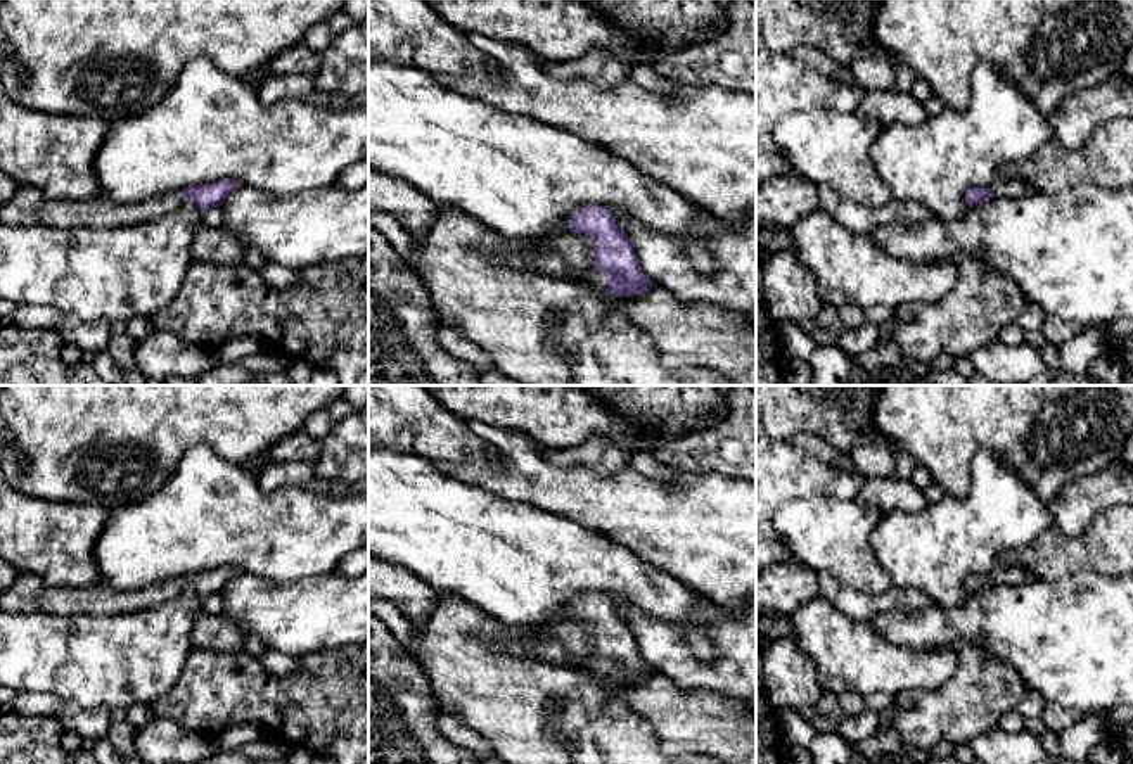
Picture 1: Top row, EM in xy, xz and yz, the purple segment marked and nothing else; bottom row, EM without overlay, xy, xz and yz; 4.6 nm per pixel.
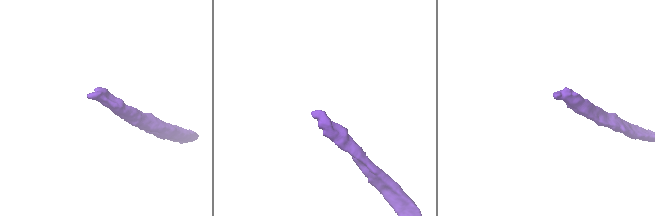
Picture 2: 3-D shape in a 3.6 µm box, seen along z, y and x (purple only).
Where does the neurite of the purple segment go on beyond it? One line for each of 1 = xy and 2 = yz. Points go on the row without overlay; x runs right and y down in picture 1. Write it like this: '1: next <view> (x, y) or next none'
1: next xy (28, 593)
2: next none

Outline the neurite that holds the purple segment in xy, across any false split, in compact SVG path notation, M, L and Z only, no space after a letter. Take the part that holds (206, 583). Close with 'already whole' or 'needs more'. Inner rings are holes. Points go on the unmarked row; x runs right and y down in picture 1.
M223 565L213 570L194 572L178 579L166 579L135 591L118 591L102 584L88 588L48 588L38 576L17 572L12 586L0 593L0 608L5 612L45 612L52 615L119 615L154 608L175 598L183 588L192 588L202 600L211 595L220 595L227 583L237 576L237 570Z | needs more

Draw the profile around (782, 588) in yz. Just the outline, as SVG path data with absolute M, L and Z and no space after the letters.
M780 562L756 574L756 624L773 615L792 615L820 596L818 576L797 562Z

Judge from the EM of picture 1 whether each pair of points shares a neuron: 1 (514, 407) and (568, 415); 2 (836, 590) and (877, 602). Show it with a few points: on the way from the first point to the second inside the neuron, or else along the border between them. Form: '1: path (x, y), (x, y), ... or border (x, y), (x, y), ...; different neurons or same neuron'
1: path (528, 407), (554, 407); same neuron
2: path (846, 600), (867, 602); same neuron

